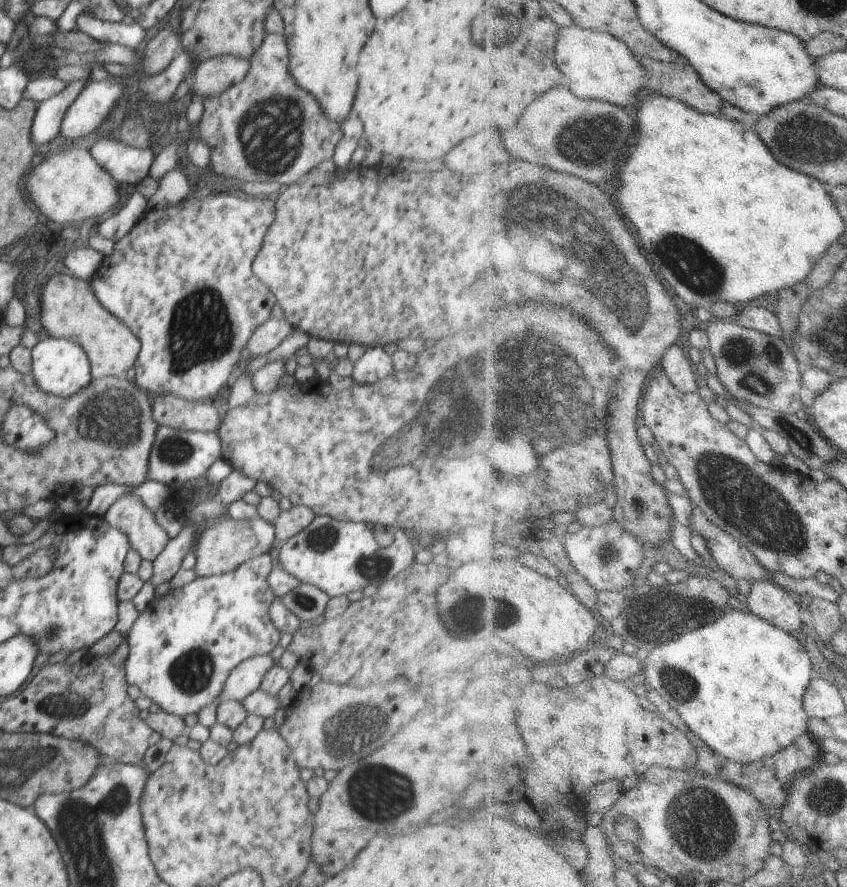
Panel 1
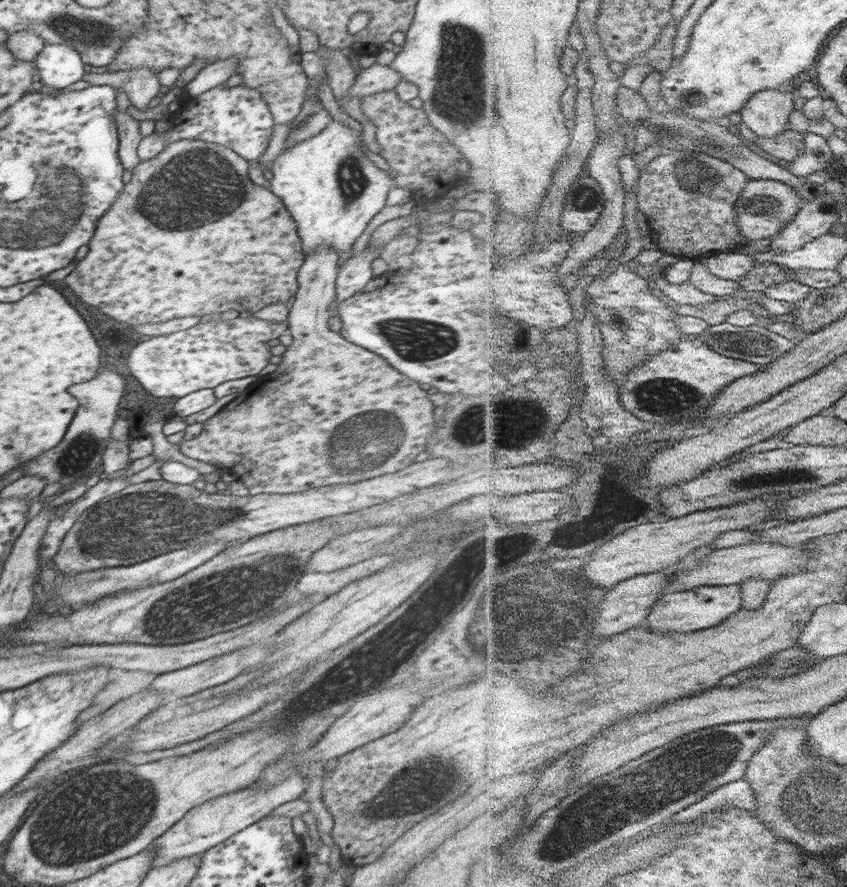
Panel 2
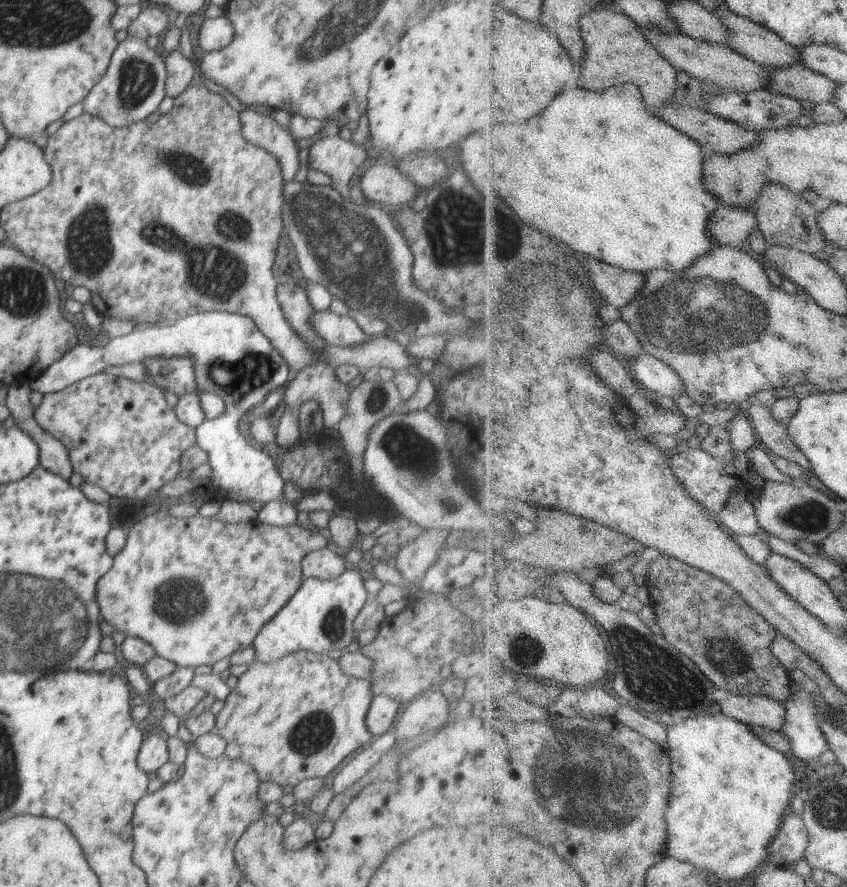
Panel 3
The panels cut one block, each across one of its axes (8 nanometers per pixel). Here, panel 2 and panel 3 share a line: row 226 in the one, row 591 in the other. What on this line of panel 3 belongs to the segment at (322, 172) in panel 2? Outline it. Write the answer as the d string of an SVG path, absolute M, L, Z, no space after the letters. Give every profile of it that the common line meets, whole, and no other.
M349 566L340 576L327 581L303 579L292 598L256 635L254 661L269 663L296 651L310 651L323 656L332 650L345 651L354 640L354 619L369 599L371 596L366 592L364 580L356 567Z

